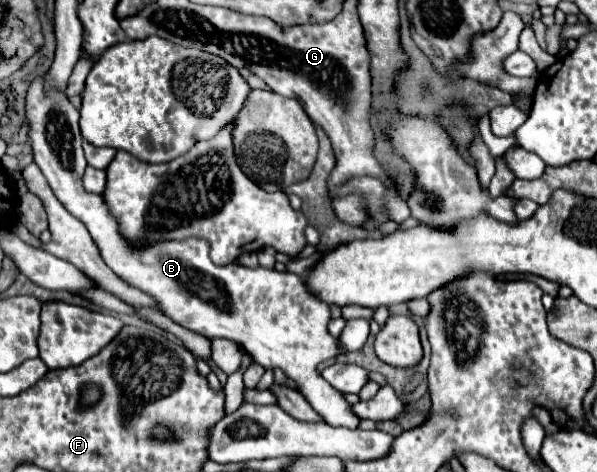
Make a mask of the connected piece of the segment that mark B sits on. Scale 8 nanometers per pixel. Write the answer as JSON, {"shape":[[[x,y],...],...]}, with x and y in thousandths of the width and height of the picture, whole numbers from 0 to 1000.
{"shape":[[[77,157],[57,165],[44,195],[44,258],[54,331],[90,415],[147,483],[174,555],[204,593],[258,627],[291,682],[342,708],[352,720],[382,716],[402,729],[409,746],[415,746],[422,763],[439,771],[446,784],[469,780],[496,809],[499,831],[553,903],[600,907],[603,886],[593,877],[590,856],[570,831],[556,826],[529,784],[536,767],[570,750],[563,716],[556,716],[546,695],[553,678],[553,648],[519,627],[509,593],[496,581],[446,572],[439,564],[358,564],[348,542],[348,517],[332,504],[261,513],[238,530],[224,530],[224,521],[198,496],[194,466],[184,458],[171,419],[164,411],[147,411],[137,398],[144,335],[131,271],[134,233],[117,220],[111,195],[77,191],[74,165]]]}

